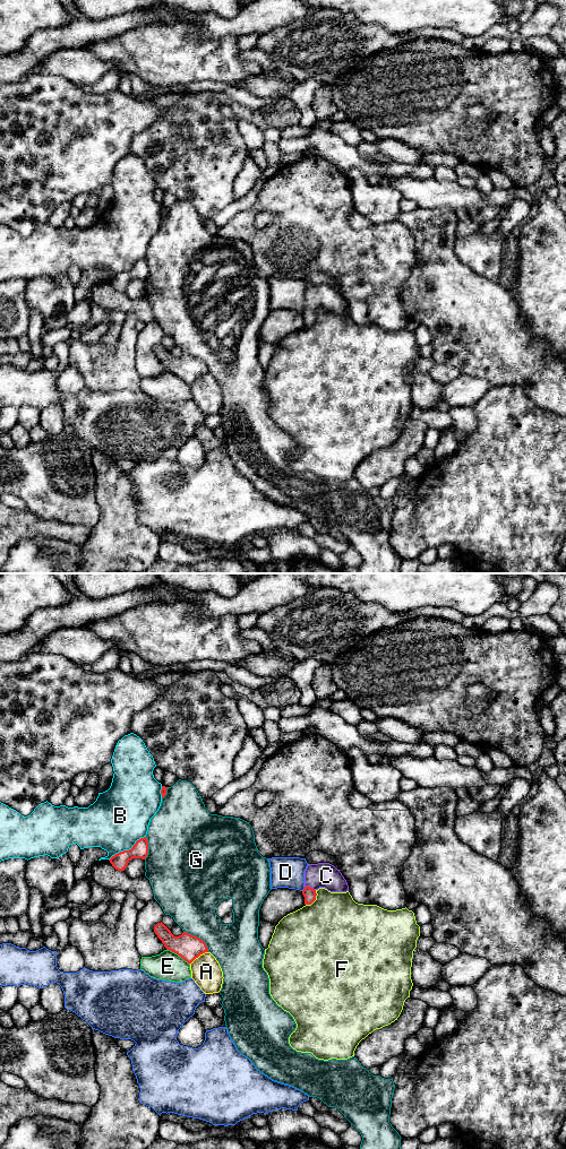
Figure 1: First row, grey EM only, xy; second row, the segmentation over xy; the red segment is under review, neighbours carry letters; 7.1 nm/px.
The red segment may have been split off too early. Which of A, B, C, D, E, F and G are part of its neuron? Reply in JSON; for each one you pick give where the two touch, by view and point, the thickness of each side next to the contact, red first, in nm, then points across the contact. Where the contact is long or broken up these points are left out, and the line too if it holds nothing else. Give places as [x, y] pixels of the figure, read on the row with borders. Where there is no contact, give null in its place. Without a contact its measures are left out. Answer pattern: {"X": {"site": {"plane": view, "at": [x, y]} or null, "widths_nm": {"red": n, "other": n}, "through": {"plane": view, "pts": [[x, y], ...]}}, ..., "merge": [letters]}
{"C": {"site": {"plane": "xy", "at": [309, 887]}, "widths_nm": {"red": 90, "other": 180}, "through": {"plane": "xy", "pts": [[309, 893], [309, 887], [320, 875], [326, 875]]}}, "merge": ["C"]}

